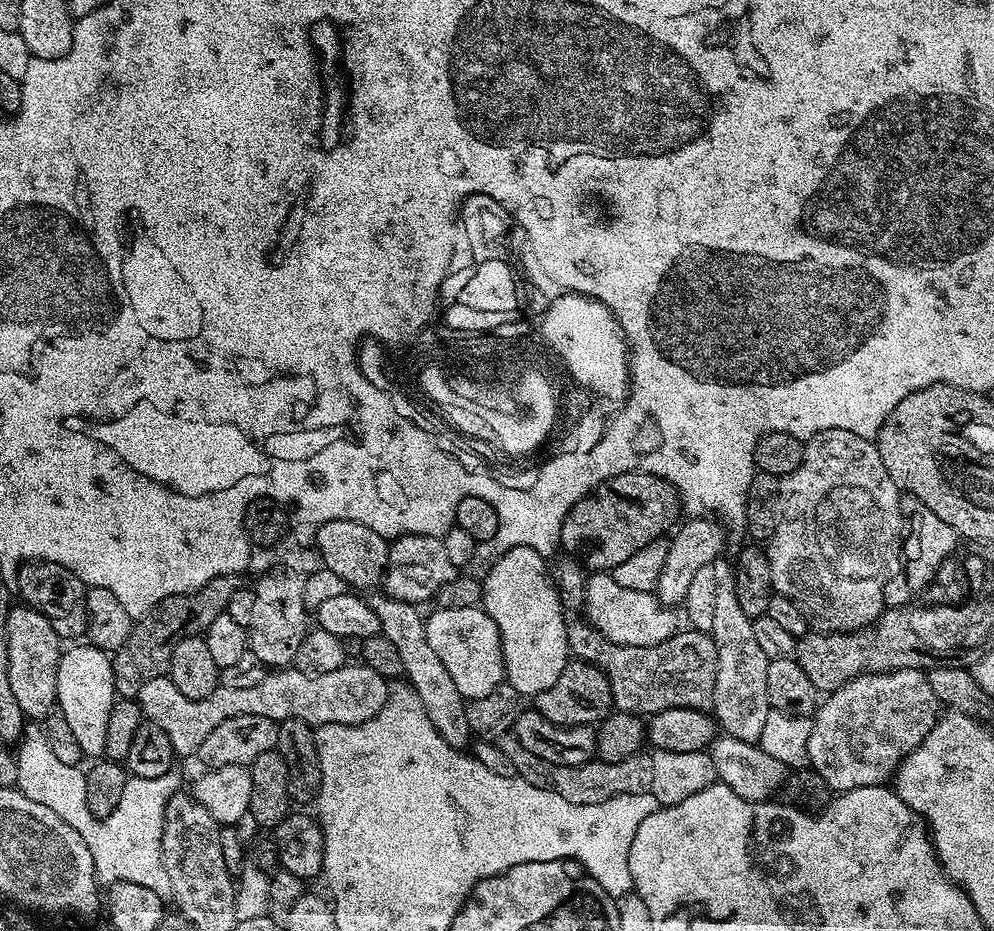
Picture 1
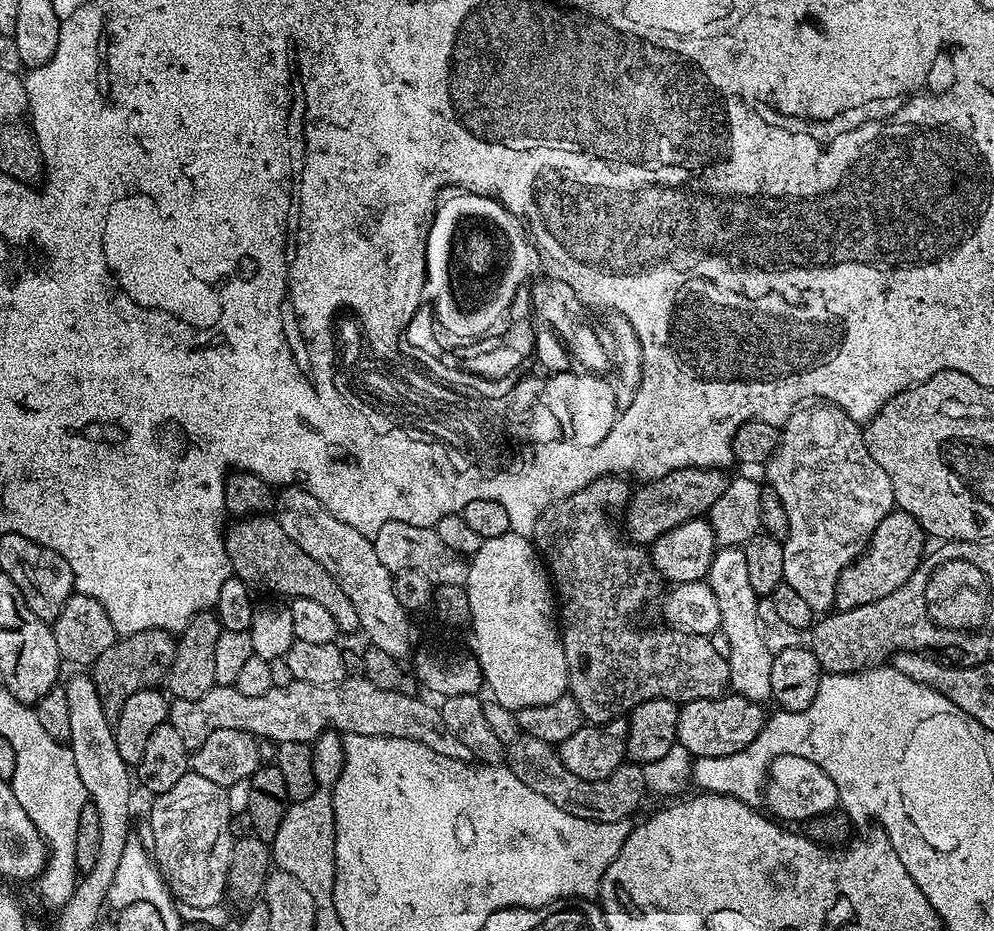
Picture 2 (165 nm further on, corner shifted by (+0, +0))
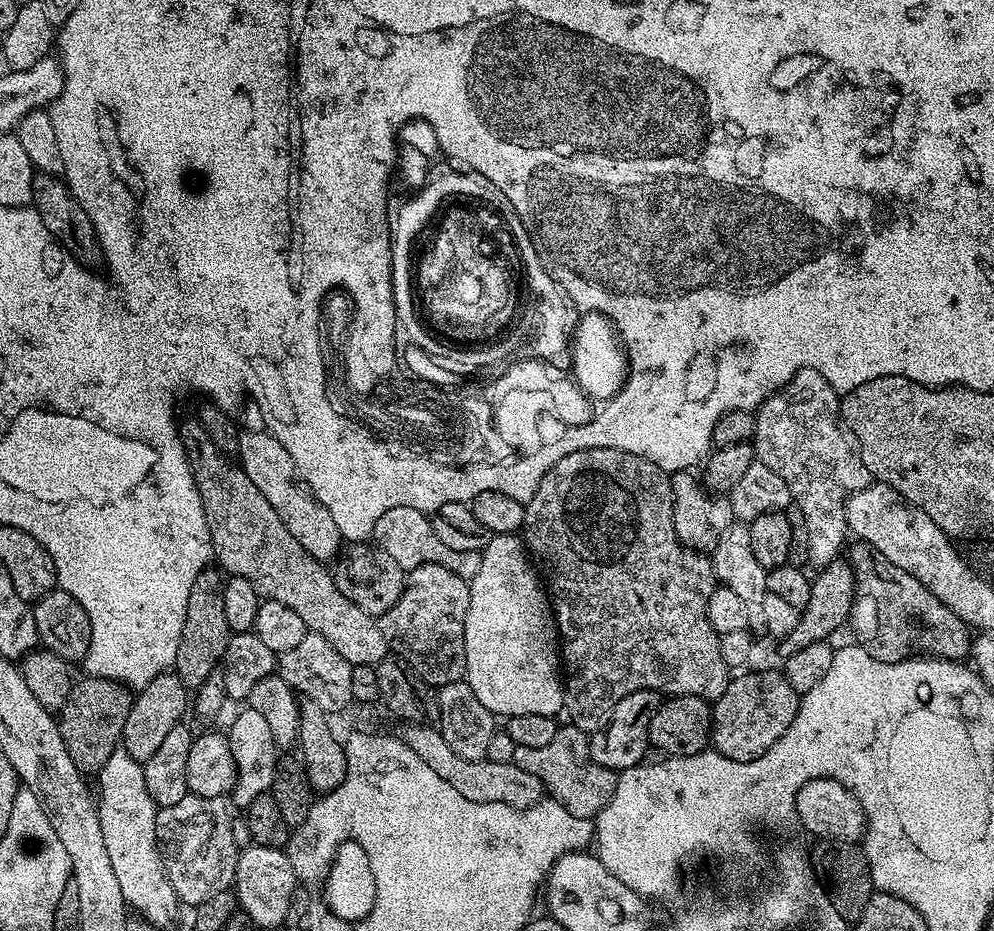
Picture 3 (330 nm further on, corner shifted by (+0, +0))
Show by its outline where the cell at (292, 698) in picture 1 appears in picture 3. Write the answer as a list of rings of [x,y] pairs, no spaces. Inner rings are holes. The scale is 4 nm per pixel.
[[[413,724],[407,725],[405,731],[400,734],[404,744],[410,746],[422,762],[430,766],[443,781],[461,794],[462,798],[470,802],[486,802],[487,804],[505,804],[511,808],[526,809],[539,804],[545,795],[544,783],[534,774],[524,772],[514,764],[506,762],[494,762],[490,759],[467,760],[460,754],[455,754],[450,749],[449,743],[442,738],[442,734],[433,725]]]

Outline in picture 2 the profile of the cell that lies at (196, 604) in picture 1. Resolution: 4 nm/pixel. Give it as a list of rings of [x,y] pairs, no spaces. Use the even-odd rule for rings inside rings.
[[[157,628],[119,637],[116,643],[110,646],[110,650],[102,653],[90,666],[90,677],[97,688],[105,714],[109,718],[115,718],[122,706],[126,706],[126,698],[130,698],[130,694],[138,694],[138,690],[143,688],[157,687],[168,675],[174,662],[175,649],[173,633]]]

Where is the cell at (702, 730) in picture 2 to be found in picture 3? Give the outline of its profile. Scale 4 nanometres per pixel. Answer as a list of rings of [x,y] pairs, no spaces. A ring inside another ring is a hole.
[[[748,670],[748,671],[745,671],[743,674],[740,674],[740,675],[745,674],[745,676],[740,676],[737,678],[737,680],[736,680],[736,677],[729,679],[728,685],[726,686],[726,690],[712,704],[712,738],[710,741],[711,747],[715,749],[715,751],[721,752],[722,755],[725,756],[726,758],[734,758],[734,762],[750,762],[754,758],[762,758],[762,754],[766,754],[766,750],[770,750],[770,746],[774,746],[774,742],[778,742],[778,738],[782,738],[782,734],[786,734],[786,730],[790,730],[790,722],[794,722],[794,718],[798,714],[798,706],[800,705],[801,693],[796,692],[794,690],[794,686],[790,686],[790,682],[784,676],[783,671],[780,671],[780,670],[776,670],[776,672],[750,672],[750,671],[751,670]]]

